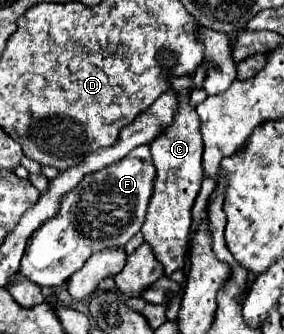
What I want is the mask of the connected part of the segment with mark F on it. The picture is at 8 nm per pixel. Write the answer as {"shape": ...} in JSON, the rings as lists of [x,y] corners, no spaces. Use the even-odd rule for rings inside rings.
{"shape":[[[139,145],[121,161],[85,175],[75,189],[63,195],[57,215],[31,235],[17,275],[39,287],[57,287],[79,271],[93,253],[123,249],[145,223],[147,207],[153,197],[153,181],[155,165],[149,145]]]}

